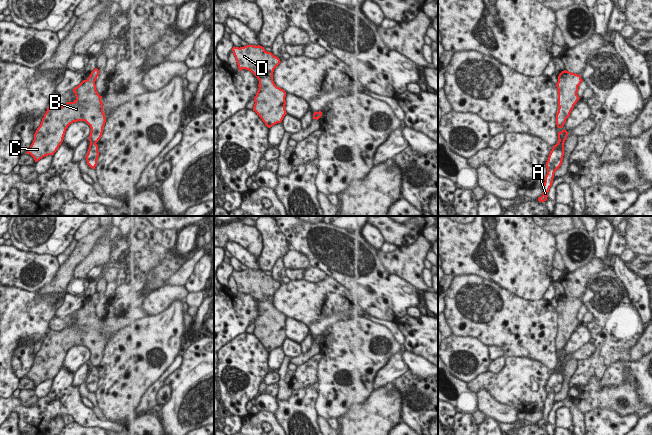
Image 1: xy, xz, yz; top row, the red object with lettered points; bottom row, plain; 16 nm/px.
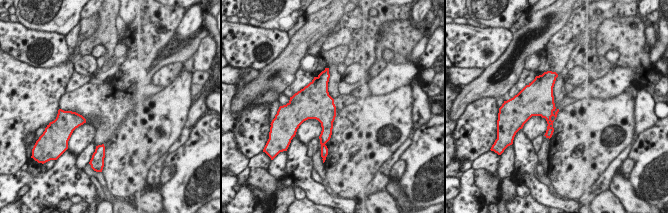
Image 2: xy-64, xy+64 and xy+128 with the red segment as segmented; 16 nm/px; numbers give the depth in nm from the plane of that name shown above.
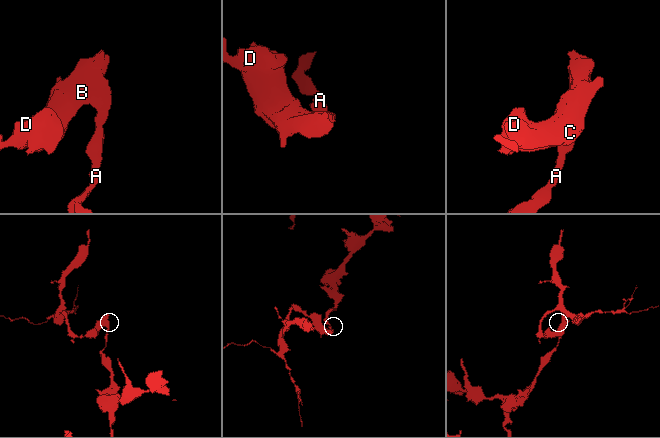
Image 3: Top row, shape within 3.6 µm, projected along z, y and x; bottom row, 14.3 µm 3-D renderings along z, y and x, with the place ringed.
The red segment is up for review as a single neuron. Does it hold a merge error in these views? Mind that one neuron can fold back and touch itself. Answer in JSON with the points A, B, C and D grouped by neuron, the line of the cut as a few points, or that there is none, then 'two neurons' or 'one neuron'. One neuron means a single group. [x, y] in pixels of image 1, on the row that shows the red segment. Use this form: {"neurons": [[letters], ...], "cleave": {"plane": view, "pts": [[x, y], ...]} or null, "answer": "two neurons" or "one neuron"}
{"neurons": [["A"], ["B", "C", "D"]], "cleave": {"plane": "xy", "pts": [[90, 140], [95, 143]]}, "answer": "two neurons"}

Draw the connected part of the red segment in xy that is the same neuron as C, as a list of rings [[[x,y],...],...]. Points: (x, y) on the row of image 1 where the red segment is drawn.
[[[95,68],[90,76],[73,89],[76,99],[61,107],[49,106],[40,126],[34,134],[34,140],[27,150],[35,162],[45,156],[54,155],[70,124],[85,121],[91,128],[89,141],[97,143],[102,136],[106,122],[103,103],[96,90],[95,81],[99,70]]]

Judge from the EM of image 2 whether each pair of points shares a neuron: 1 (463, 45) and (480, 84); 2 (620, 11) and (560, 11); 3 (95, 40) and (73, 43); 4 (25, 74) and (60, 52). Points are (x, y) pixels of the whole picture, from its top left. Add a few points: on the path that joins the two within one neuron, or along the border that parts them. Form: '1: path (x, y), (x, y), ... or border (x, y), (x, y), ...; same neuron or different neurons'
1: border (502, 53), (484, 69); different neurons
2: border (573, 10), (567, 22), (558, 31); different neurons
3: border (78, 43), (78, 52), (81, 55); different neurons
4: border (13, 58), (36, 67), (57, 66); different neurons

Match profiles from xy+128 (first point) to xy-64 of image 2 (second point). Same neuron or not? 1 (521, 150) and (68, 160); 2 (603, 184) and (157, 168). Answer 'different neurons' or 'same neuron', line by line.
1: same neuron
2: same neuron

